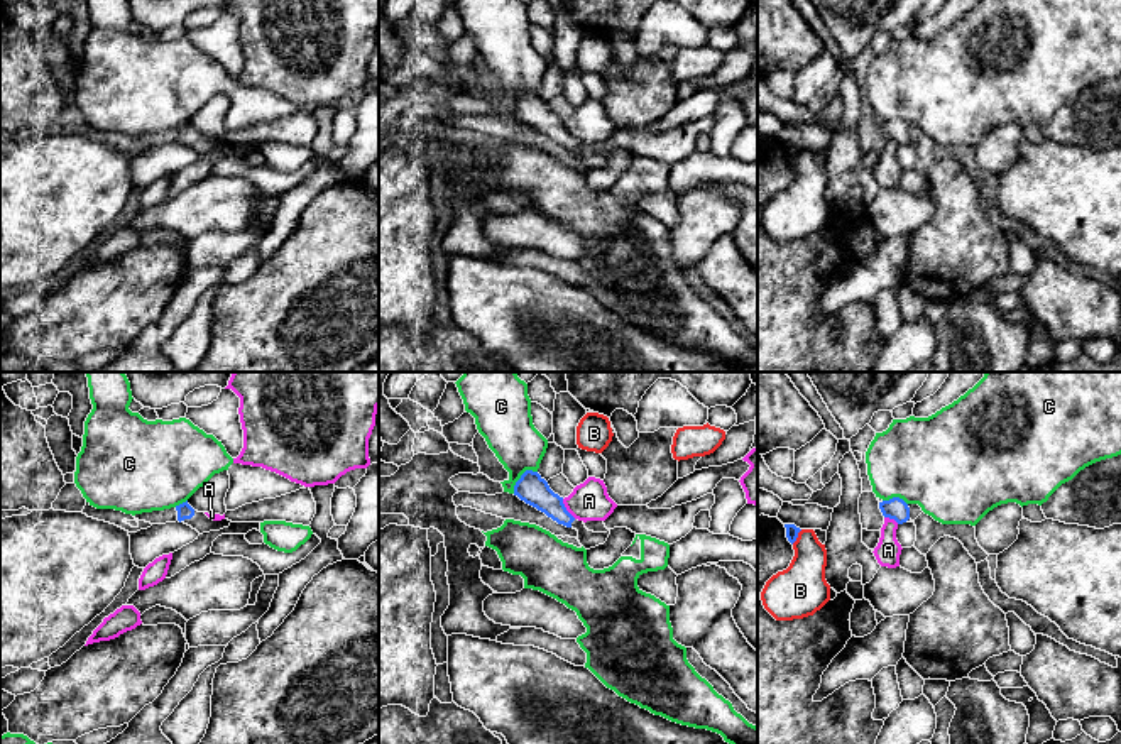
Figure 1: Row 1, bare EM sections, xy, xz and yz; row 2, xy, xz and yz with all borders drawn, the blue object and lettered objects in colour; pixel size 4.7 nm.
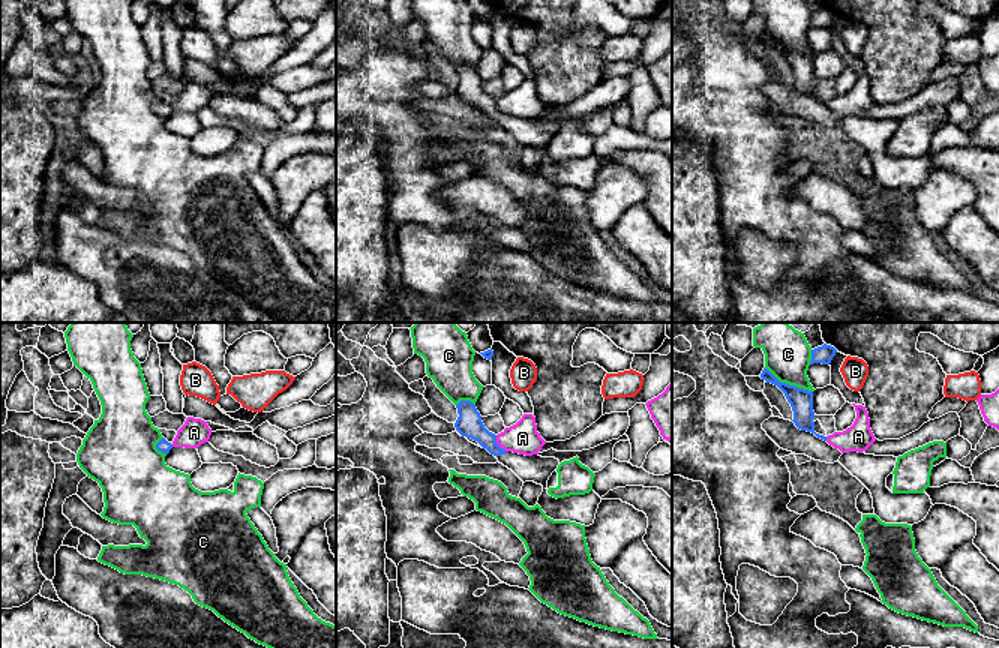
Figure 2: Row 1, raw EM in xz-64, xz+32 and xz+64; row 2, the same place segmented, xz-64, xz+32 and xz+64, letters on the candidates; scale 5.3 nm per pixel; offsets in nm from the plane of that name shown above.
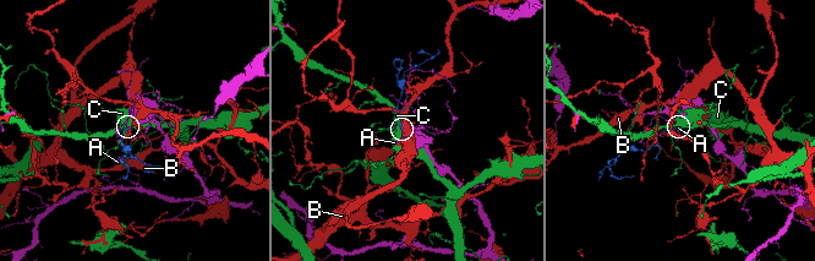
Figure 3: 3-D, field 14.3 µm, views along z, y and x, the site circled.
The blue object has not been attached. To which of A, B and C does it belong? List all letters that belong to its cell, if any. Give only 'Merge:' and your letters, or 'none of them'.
Merge: none of them

